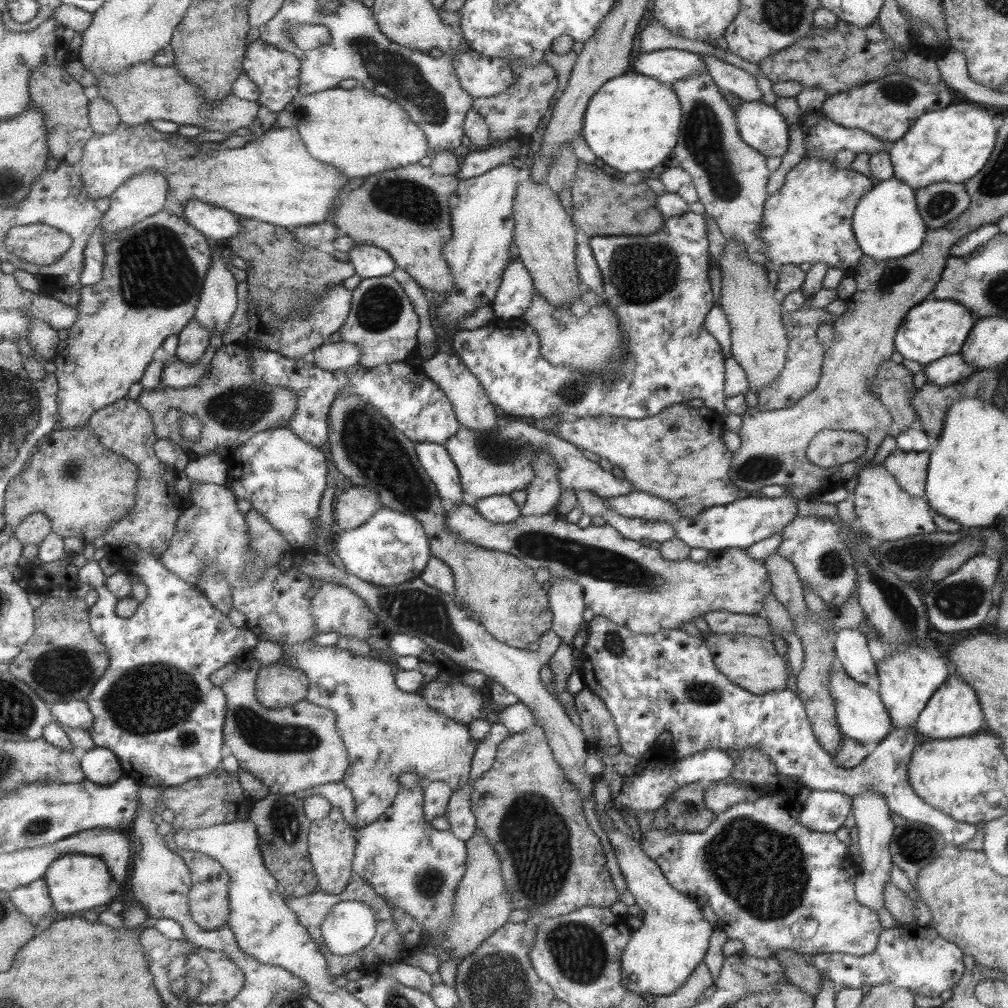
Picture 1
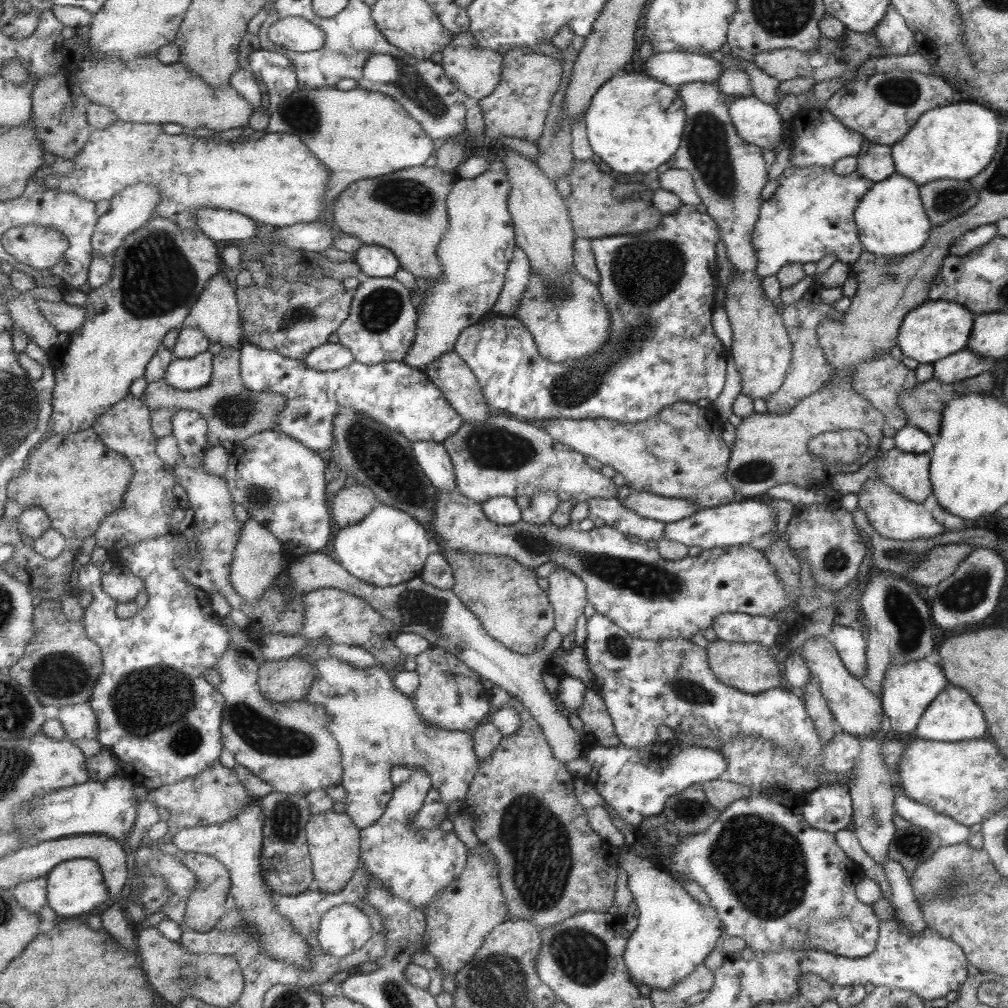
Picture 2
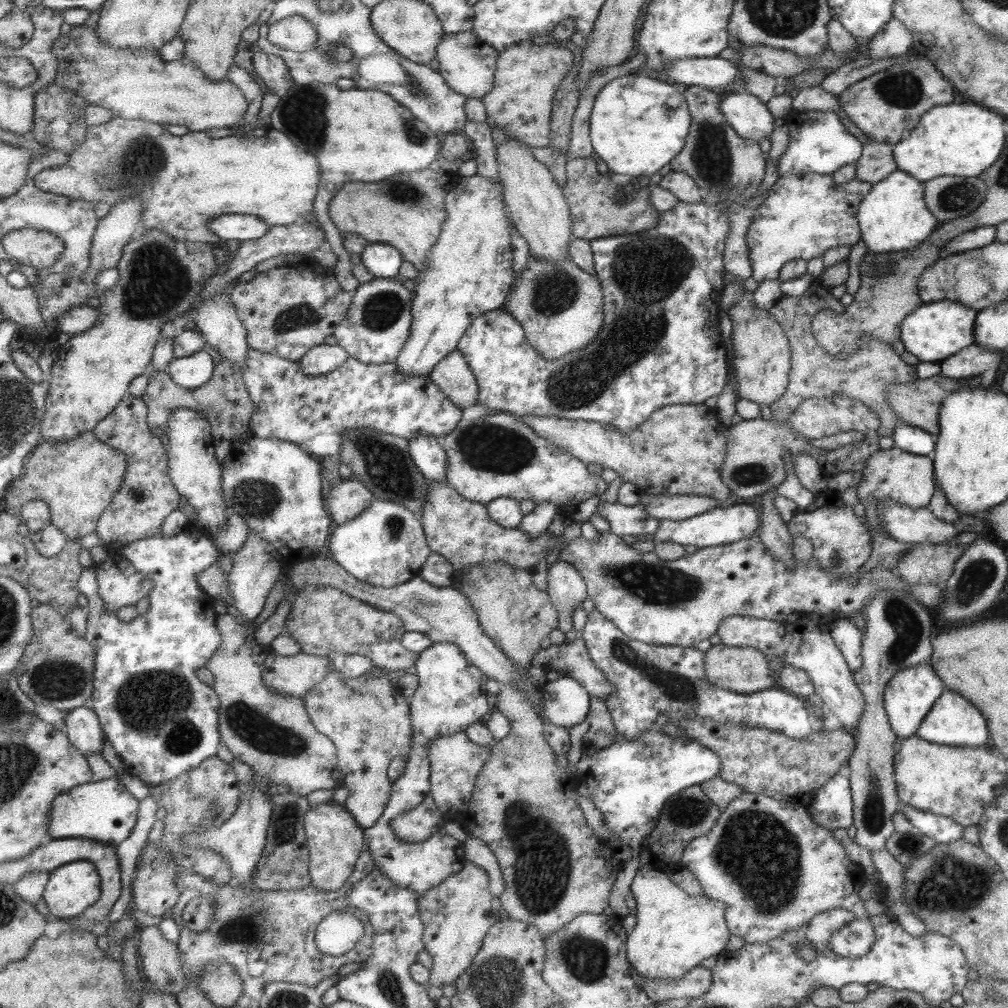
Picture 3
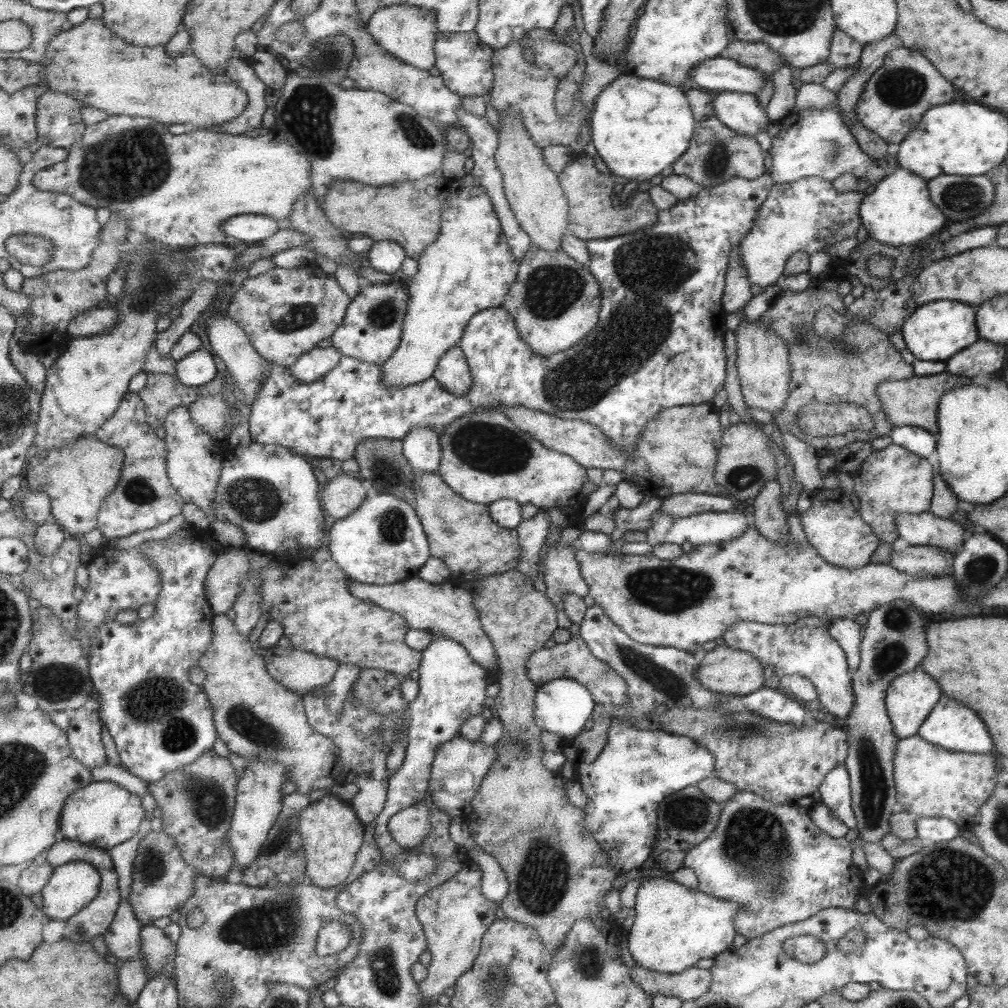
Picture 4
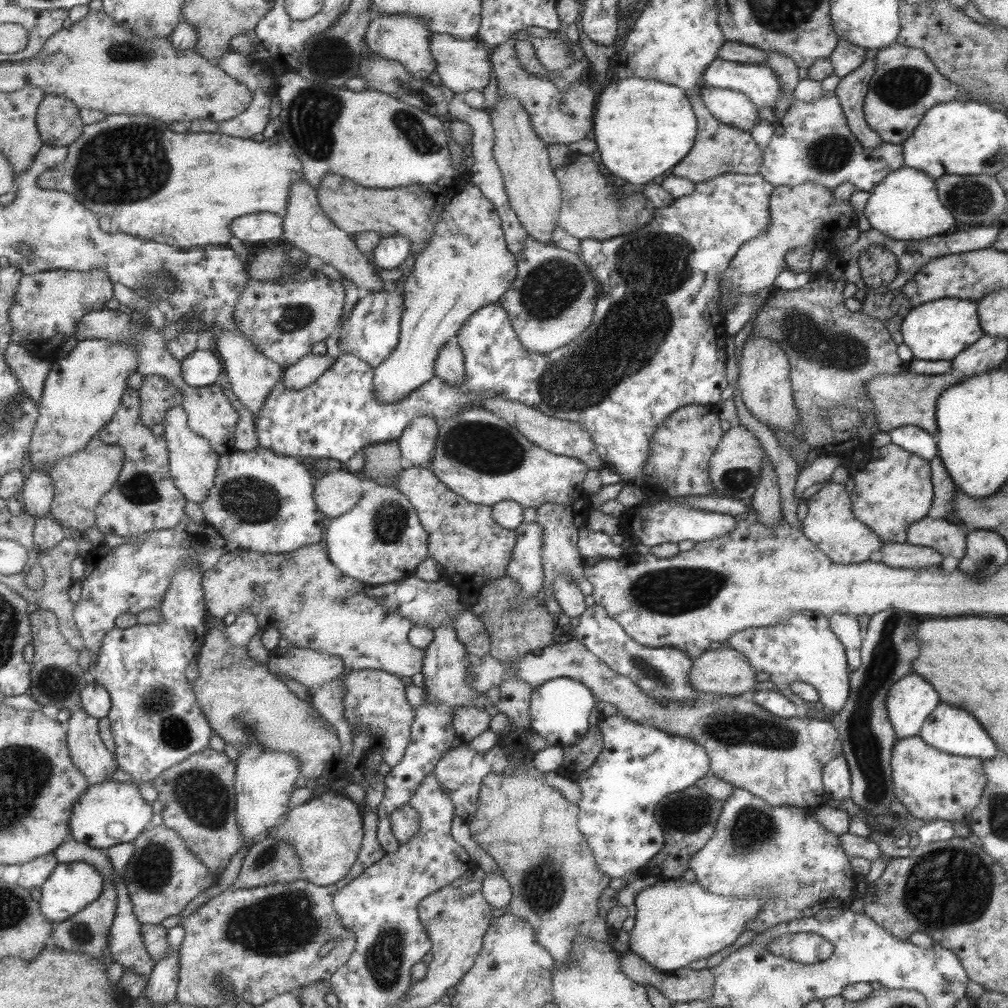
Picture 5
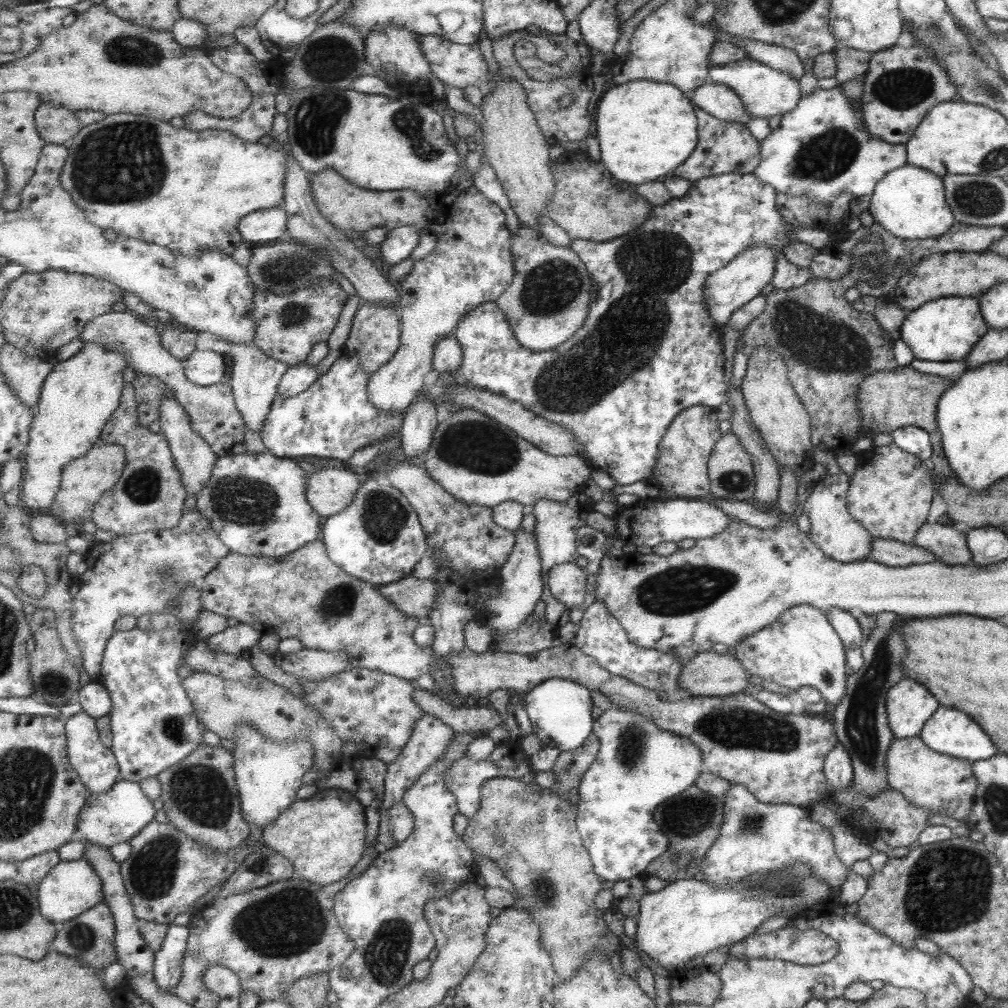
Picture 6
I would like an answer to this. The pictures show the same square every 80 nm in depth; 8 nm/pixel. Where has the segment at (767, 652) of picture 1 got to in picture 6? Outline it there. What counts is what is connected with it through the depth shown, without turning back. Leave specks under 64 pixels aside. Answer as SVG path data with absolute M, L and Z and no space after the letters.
M703 651L682 661L678 686L693 697L724 697L747 688L747 672L730 653Z

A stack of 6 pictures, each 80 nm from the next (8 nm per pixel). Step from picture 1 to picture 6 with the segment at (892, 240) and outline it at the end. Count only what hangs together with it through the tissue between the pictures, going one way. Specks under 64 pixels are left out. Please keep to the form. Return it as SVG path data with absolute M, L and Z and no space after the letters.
M907 164L891 170L875 185L868 211L883 230L903 240L938 237L945 234L955 221L954 213L945 201L942 177Z

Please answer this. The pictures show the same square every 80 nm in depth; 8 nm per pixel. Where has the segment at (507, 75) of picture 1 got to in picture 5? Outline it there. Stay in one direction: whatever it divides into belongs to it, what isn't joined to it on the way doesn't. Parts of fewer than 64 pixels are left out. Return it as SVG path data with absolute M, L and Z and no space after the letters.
M430 34L429 46L430 53L436 62L436 72L440 80L440 85L451 90L456 96L469 90L475 90L479 93L489 84L489 73L492 68L489 67L490 61L487 60L488 54L485 52L485 45L477 38L469 40L457 40L451 38L449 34Z

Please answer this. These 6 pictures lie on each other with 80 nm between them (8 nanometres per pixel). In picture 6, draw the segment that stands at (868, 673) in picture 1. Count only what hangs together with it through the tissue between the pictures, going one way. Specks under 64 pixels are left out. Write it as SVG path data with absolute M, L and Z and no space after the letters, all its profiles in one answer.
M838 608L829 609L824 612L830 625L837 632L838 638L842 640L842 646L846 649L846 670L854 673L862 665L861 646L864 644L861 628L856 618L851 617L849 612Z

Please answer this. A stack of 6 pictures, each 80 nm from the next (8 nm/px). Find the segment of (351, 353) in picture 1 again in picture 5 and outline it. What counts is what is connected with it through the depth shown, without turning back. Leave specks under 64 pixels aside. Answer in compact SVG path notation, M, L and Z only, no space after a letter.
M326 352L324 355L309 353L297 364L285 369L283 380L288 389L301 390L317 382L336 360Z

